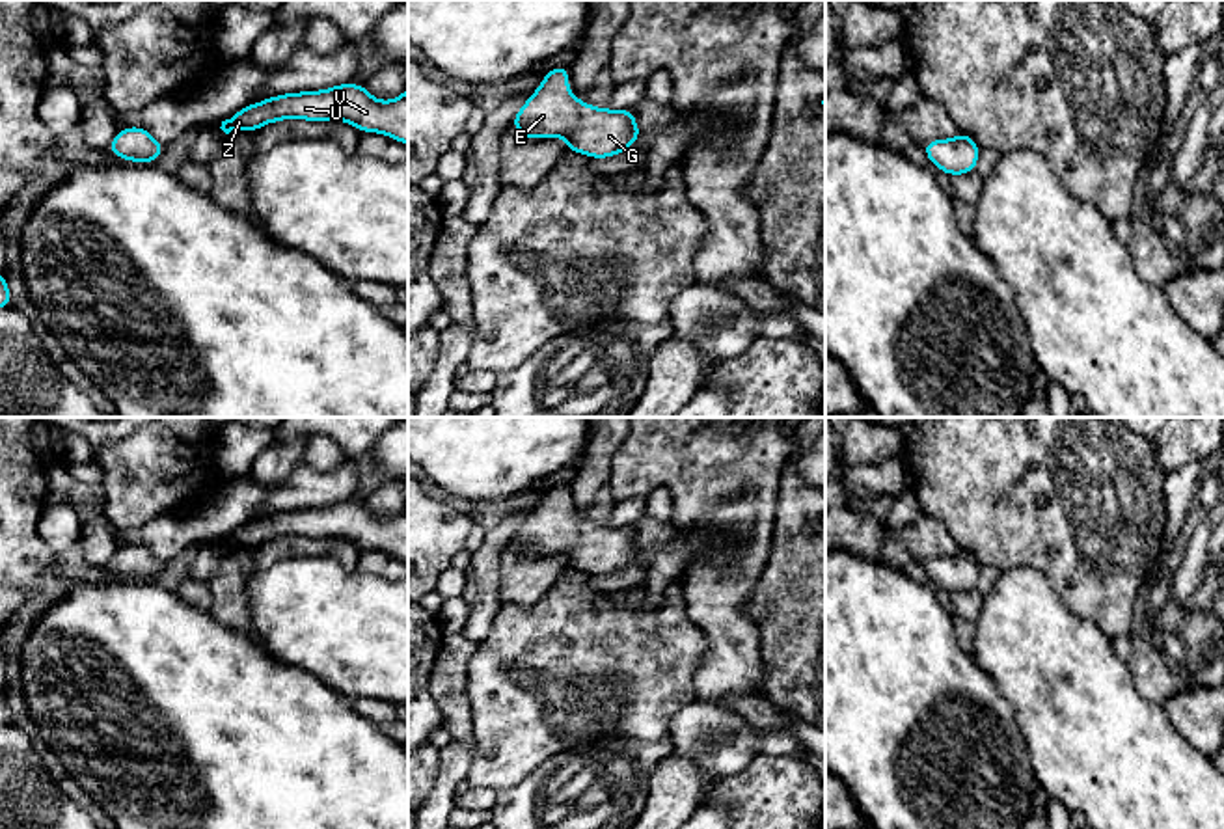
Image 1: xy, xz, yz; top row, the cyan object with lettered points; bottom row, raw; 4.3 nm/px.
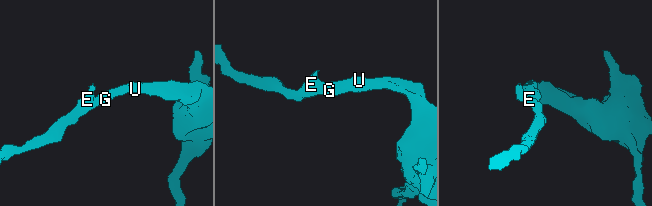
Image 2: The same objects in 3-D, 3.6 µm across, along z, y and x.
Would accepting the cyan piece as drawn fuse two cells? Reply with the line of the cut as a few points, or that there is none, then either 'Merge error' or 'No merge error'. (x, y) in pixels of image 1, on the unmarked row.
No split. No merge error

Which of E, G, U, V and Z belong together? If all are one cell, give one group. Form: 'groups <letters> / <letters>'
groups E G U V Z

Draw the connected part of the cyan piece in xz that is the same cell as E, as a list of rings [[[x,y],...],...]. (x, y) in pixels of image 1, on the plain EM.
[[[566,482],[546,490],[538,507],[516,529],[510,546],[529,557],[563,553],[568,568],[591,576],[611,576],[632,564],[641,553],[633,527],[581,520],[568,509],[568,494]]]

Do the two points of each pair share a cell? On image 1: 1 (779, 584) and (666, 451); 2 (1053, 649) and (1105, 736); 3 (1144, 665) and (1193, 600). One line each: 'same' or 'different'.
1: different
2: same
3: same

